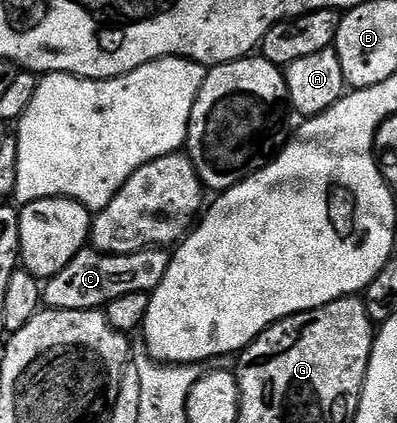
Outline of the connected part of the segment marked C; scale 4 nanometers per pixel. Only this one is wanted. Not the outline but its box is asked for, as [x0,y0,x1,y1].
[41,248,171,310]

